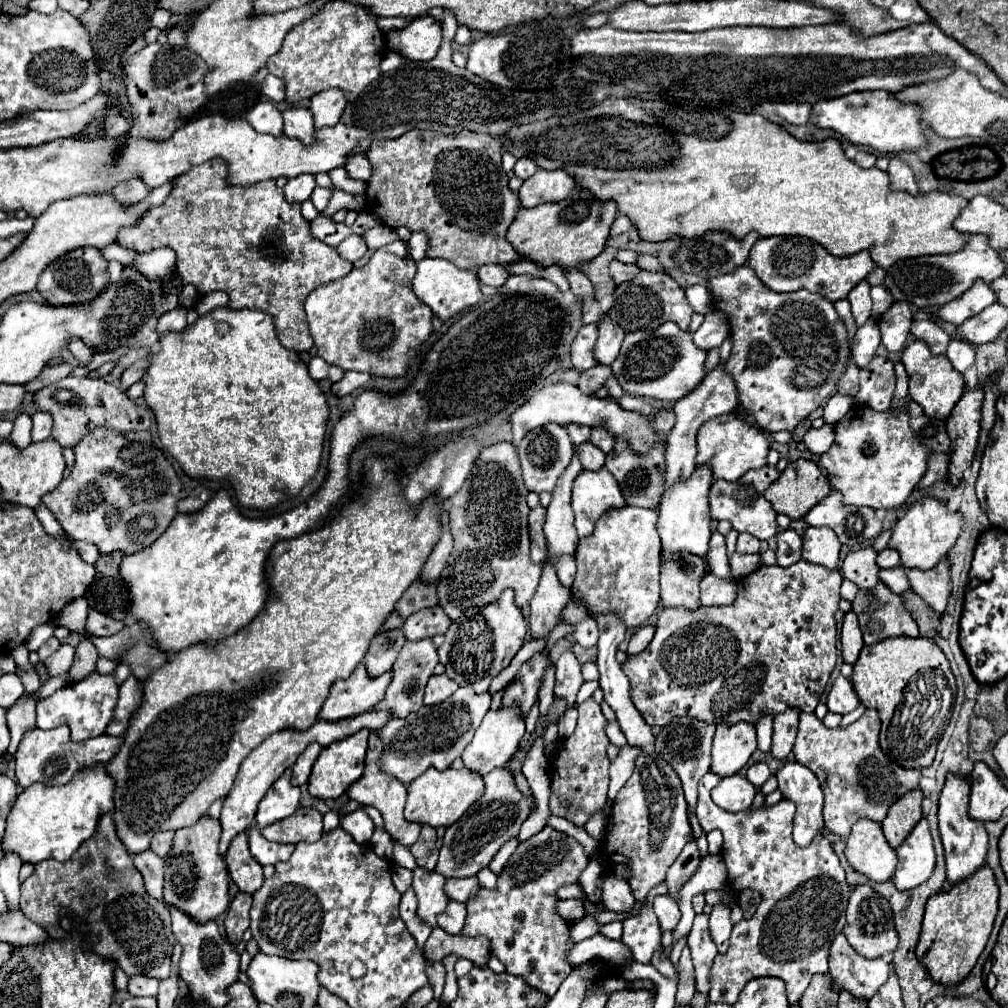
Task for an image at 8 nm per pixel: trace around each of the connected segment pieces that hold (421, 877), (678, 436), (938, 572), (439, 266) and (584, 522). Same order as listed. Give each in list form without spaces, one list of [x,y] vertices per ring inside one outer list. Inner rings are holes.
[[[415,868],[413,874],[413,890],[419,898],[419,916],[431,926],[437,926],[437,914],[441,914],[449,904],[449,896],[443,890],[447,878],[425,868]]]
[[[717,366],[691,394],[687,394],[685,398],[681,398],[675,406],[675,426],[667,438],[667,452],[665,452],[665,491],[669,490],[669,486],[673,486],[673,482],[679,482],[683,478],[689,478],[689,474],[693,474],[695,470],[695,454],[697,454],[697,446],[695,446],[695,434],[699,430],[699,426],[715,416],[721,414],[729,414],[739,406],[737,400],[737,390],[733,386],[733,378],[725,372],[723,366]]]
[[[941,560],[931,570],[909,570],[911,590],[919,594],[935,612],[943,612],[951,594],[951,578],[949,578],[949,564]]]
[[[423,258],[417,264],[413,290],[415,290],[417,298],[421,302],[425,302],[441,322],[447,322],[455,314],[459,314],[471,306],[477,306],[483,298],[483,294],[479,290],[477,274],[473,270],[461,270],[455,264],[451,264],[449,260],[441,260],[441,258]]]
[[[605,468],[597,472],[583,470],[573,484],[573,514],[579,538],[593,534],[597,520],[615,508],[623,508],[625,500],[617,480]]]

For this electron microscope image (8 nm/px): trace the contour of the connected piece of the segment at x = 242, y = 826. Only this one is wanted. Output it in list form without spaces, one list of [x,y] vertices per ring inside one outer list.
[[[369,710],[369,712],[363,712],[355,718],[349,718],[349,720],[341,720],[341,722],[315,722],[309,730],[305,732],[297,732],[297,730],[281,730],[277,734],[271,734],[259,748],[255,748],[241,764],[239,768],[239,774],[233,782],[233,788],[231,792],[227,794],[227,798],[223,800],[223,810],[221,810],[221,842],[219,842],[219,854],[225,856],[231,840],[247,830],[253,822],[255,822],[255,812],[257,812],[257,806],[261,802],[261,798],[265,796],[265,792],[269,790],[269,786],[283,774],[285,768],[293,766],[293,762],[297,760],[297,756],[301,754],[301,750],[305,750],[305,746],[309,746],[311,742],[319,742],[323,748],[329,746],[331,742],[337,742],[341,738],[347,738],[351,734],[355,734],[357,730],[361,728],[369,728],[369,730],[377,730],[381,728],[387,720],[391,718],[389,712],[375,712],[375,710]]]

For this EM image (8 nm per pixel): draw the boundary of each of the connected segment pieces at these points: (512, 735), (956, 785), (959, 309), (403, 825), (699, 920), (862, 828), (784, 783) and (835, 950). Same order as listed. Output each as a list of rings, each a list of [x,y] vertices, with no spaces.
[[[517,706],[487,712],[481,726],[477,728],[471,744],[463,750],[461,758],[465,762],[465,768],[471,770],[473,774],[485,776],[485,774],[489,774],[489,770],[505,766],[505,762],[515,754],[517,744],[523,738],[523,734],[525,734],[525,722],[519,718],[519,708]]]
[[[947,774],[945,786],[939,796],[939,832],[941,842],[945,848],[945,860],[947,860],[947,880],[949,884],[957,884],[977,872],[987,854],[987,830],[983,822],[969,818],[969,780],[961,774]]]
[[[977,280],[969,290],[965,290],[965,294],[953,298],[953,302],[947,302],[945,306],[939,306],[937,316],[951,324],[963,324],[967,318],[979,314],[993,302],[997,302],[997,296],[993,294],[991,286]]]
[[[373,732],[369,736],[369,750],[367,750],[367,764],[365,764],[365,772],[363,776],[353,782],[353,786],[349,786],[347,790],[347,796],[365,804],[365,806],[373,806],[381,812],[383,816],[383,822],[385,822],[385,830],[389,832],[389,836],[393,840],[397,840],[401,846],[411,846],[417,838],[419,838],[419,830],[421,826],[417,822],[407,822],[403,818],[403,806],[405,806],[405,798],[407,798],[407,788],[405,784],[401,784],[395,776],[389,776],[389,774],[383,774],[379,768],[377,768],[377,760],[381,756],[381,740],[379,736]]]
[[[707,914],[695,916],[687,944],[691,948],[691,958],[695,966],[697,992],[707,994],[709,992],[709,972],[713,966],[713,958],[717,956],[717,946],[711,940],[709,928],[707,928]]]
[[[859,820],[845,846],[849,864],[873,882],[887,882],[893,878],[897,854],[883,836],[881,824],[873,820]]]
[[[785,762],[775,774],[779,780],[779,790],[783,798],[797,804],[793,840],[799,846],[809,846],[815,834],[823,832],[823,790],[817,776],[803,764]]]
[[[839,934],[829,950],[829,976],[835,992],[849,992],[857,1000],[869,1000],[887,982],[891,964],[883,958],[869,960],[853,950],[843,934]]]

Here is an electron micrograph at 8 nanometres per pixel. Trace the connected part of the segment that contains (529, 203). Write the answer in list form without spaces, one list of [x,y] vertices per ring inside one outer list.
[[[537,170],[519,188],[519,202],[523,208],[533,208],[543,202],[561,202],[575,188],[575,180],[563,170]]]

